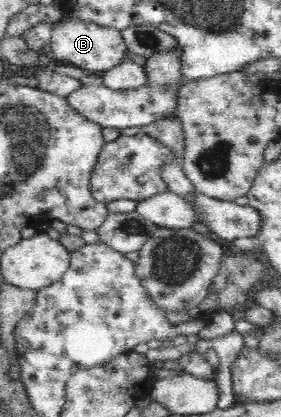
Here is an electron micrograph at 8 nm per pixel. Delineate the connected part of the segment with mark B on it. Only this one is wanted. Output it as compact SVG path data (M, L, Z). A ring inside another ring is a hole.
M68 22L67 24L55 25L52 28L50 40L53 59L65 60L73 66L81 67L88 73L101 74L117 67L131 59L132 54L126 45L121 30L115 28L103 28L95 24L79 24Z

